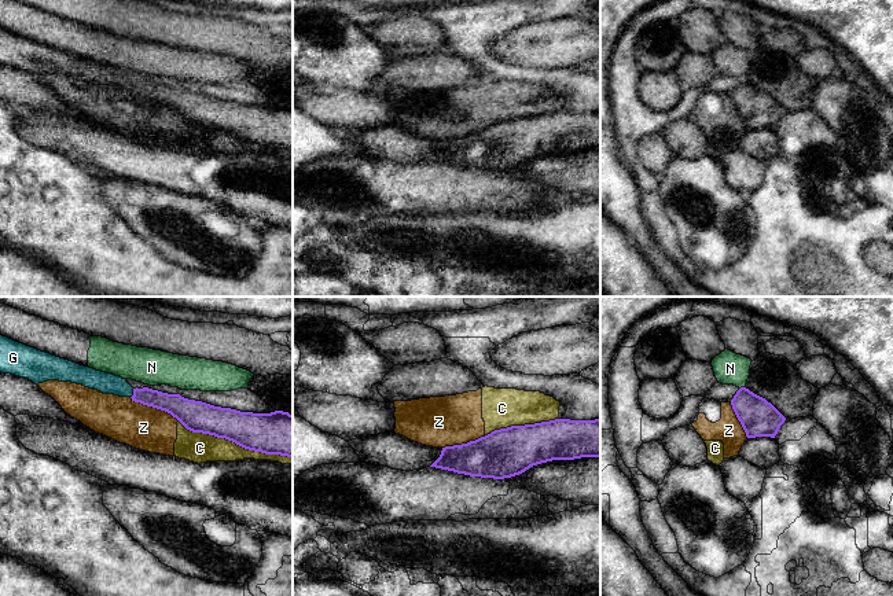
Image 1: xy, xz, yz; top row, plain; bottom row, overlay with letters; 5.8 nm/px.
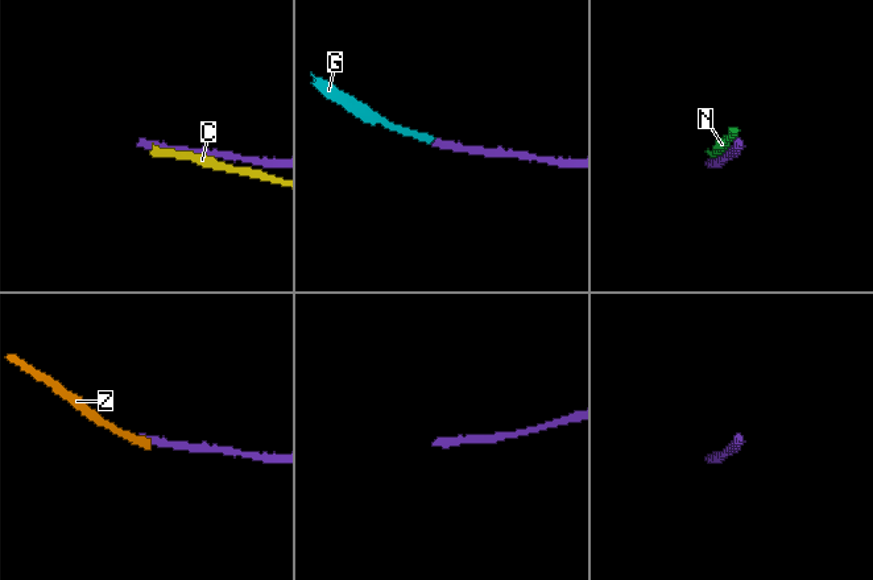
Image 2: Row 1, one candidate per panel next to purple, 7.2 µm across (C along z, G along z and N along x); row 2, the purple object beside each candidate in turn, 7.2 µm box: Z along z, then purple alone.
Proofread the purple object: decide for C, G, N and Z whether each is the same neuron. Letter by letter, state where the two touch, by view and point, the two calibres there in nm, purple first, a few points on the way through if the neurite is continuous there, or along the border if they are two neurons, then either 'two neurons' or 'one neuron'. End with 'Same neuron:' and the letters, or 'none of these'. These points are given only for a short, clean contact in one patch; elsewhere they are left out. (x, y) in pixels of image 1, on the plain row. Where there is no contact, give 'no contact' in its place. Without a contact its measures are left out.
C: xy (235, 135) | 260/180 nm | two neurons
G: xy (133, 85) | 120/130 nm | across xy (175, 96), (133, 85), (107, 76) | one neuron
N: yz (741, 80) | 220/190 nm | two neurons
Z: xy (154, 99) | 180/260 nm | along xy (129, 89), (164, 102), (179, 113) | two neurons
Same neuron: G

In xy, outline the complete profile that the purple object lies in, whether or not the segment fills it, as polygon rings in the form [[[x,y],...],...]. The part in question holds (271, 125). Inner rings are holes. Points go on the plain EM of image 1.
[[[0,27],[0,65],[38,77],[47,73],[71,74],[103,87],[131,89],[170,106],[187,122],[225,130],[265,147],[293,150],[293,107],[240,104],[168,87],[148,80],[133,81],[126,71],[52,48]]]

